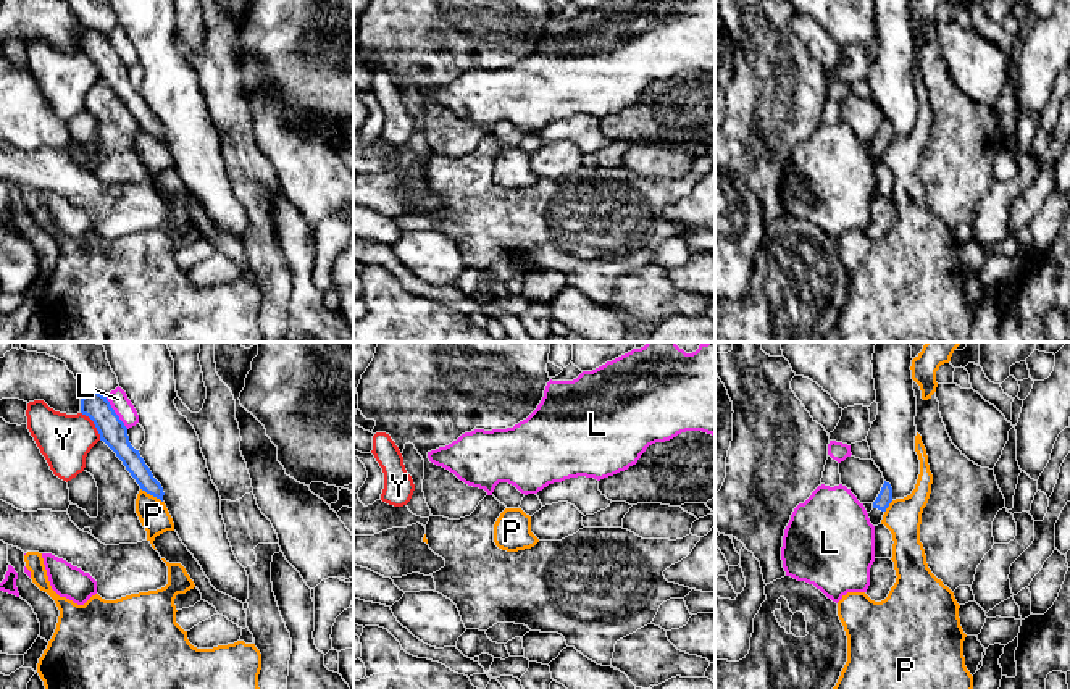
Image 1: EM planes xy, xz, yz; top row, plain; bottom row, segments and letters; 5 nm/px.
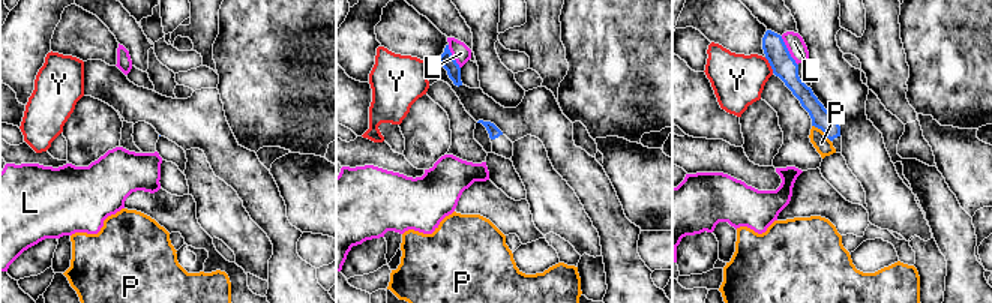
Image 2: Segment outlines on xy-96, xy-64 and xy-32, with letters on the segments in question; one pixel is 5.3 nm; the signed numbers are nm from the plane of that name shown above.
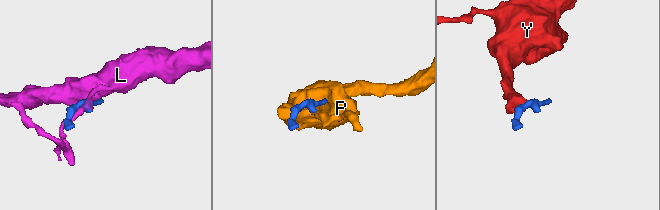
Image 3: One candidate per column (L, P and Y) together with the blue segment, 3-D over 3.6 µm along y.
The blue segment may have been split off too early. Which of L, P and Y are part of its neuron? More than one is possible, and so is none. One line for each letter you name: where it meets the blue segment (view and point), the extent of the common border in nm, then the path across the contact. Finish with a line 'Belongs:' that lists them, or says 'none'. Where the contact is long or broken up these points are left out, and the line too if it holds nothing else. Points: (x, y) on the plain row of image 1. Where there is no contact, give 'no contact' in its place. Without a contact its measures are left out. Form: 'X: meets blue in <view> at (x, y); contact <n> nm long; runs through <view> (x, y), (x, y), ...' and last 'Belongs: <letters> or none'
Belongs: none

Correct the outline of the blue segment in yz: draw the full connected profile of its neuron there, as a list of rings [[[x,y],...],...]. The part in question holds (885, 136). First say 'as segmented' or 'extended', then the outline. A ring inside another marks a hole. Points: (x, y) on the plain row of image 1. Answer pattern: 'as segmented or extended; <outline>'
extended; [[[884,119],[876,139],[873,140],[873,148],[868,152],[870,161],[873,165],[881,163],[883,153],[889,142],[892,140],[892,126]]]

